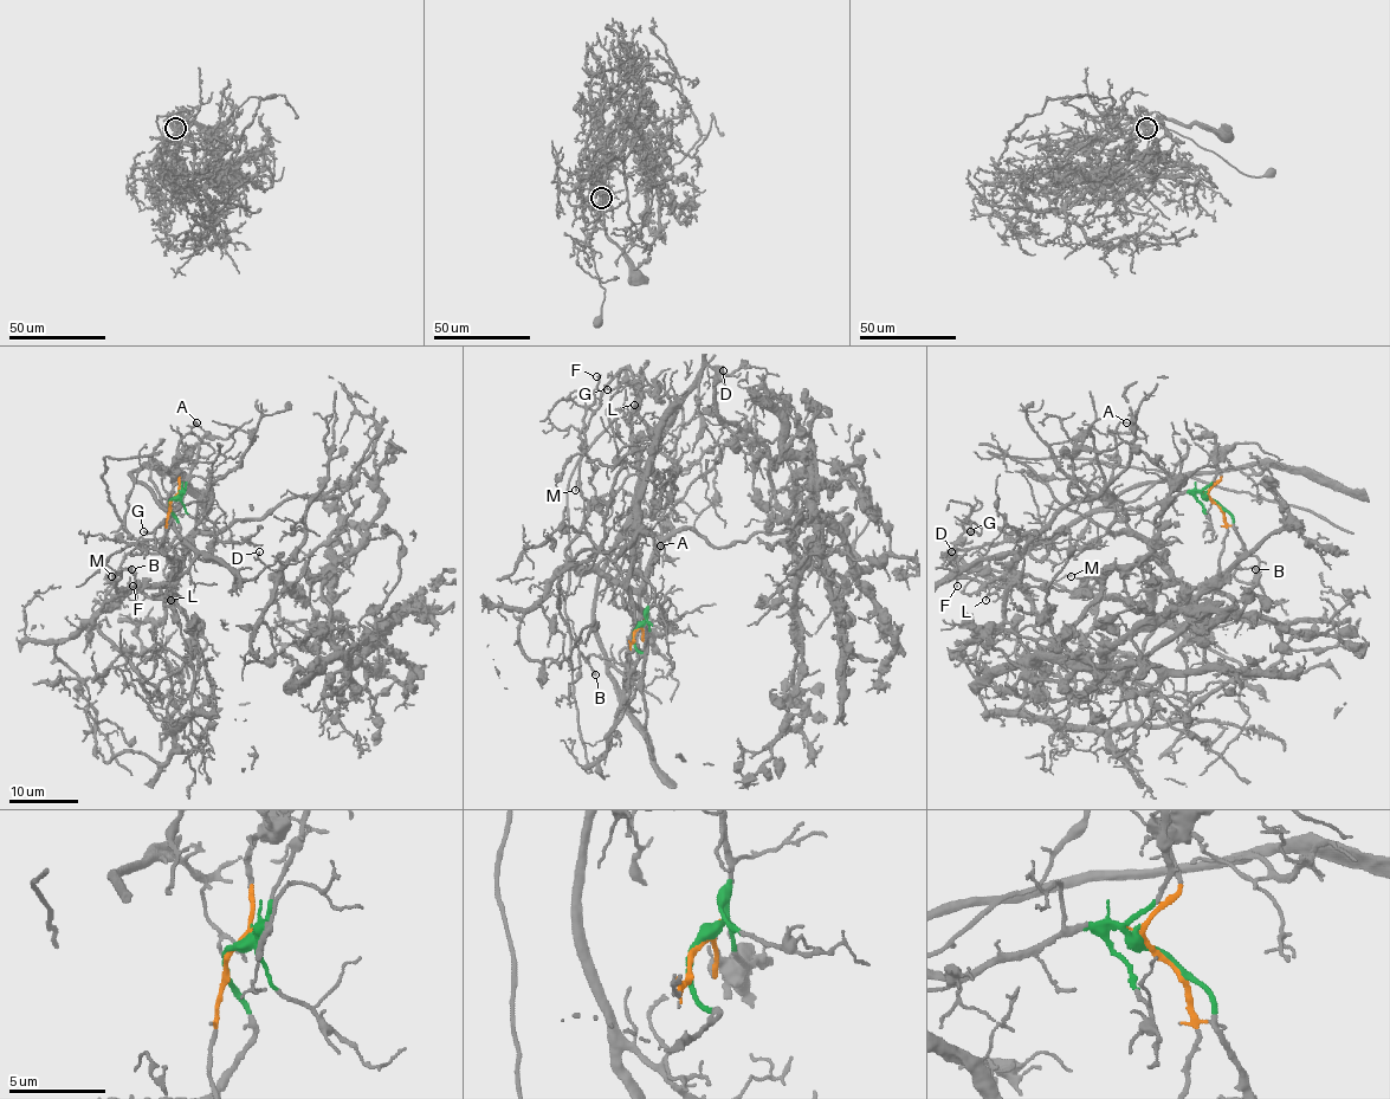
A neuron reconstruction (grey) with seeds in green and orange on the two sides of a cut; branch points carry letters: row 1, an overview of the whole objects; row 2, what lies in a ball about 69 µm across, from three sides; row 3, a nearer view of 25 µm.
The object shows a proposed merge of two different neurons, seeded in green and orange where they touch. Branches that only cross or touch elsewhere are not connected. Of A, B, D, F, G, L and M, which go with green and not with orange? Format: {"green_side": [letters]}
{"green_side": ["A", "B", "D", "G", "L"]}

